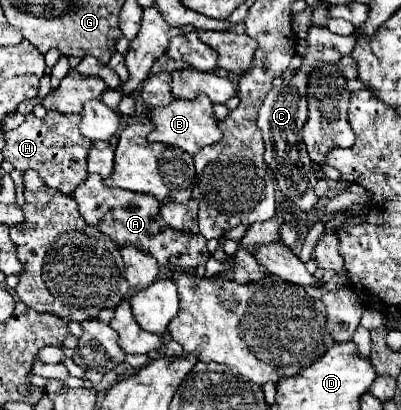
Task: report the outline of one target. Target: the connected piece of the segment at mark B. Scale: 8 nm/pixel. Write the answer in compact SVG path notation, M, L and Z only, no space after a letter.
M197 97L195 101L185 101L185 99L175 99L165 107L159 109L151 109L147 111L151 121L155 123L155 131L149 135L151 141L159 141L165 145L173 145L183 149L189 155L199 153L201 147L205 145L213 145L215 141L219 141L219 137L223 137L219 125L217 125L217 117L213 113L213 103L207 97Z

